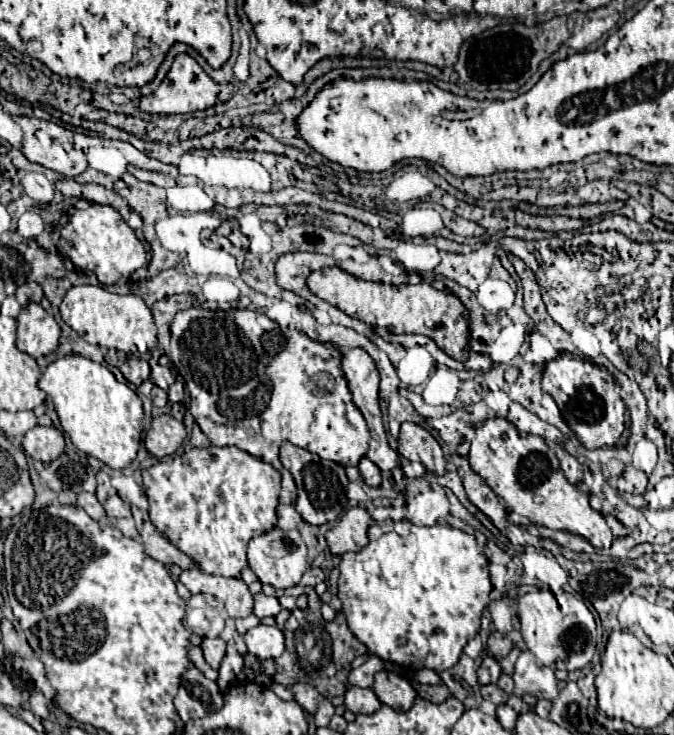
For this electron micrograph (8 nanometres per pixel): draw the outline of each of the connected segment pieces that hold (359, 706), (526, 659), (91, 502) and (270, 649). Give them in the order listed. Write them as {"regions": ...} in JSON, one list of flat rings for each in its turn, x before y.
{"regions":[[[351,686,345,692,345,708,351,710,353,714,373,714,375,710,379,710,379,706,381,706,379,698,369,688,363,690,363,688]],[[529,650,521,652,521,656,517,658,513,680,515,680,517,696,531,694,535,698,553,700,559,694,557,678,555,678,553,670,547,666,539,666,535,662,535,656]],[[81,492,81,494,77,496,77,506,81,506,93,520,101,520,101,518,105,518,105,510,103,510,101,502,95,498,95,494]],[[263,626,247,630,245,644,251,654,255,654,259,660,267,658,279,658,285,650,285,636,277,626]]]}

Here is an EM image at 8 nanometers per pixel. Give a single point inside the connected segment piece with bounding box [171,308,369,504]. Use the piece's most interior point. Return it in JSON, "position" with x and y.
{"position":[242,394]}

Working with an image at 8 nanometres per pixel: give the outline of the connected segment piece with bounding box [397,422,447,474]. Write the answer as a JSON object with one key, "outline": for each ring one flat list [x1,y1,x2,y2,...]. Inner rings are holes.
{"outline":[[405,422,399,434,397,452,407,460,419,460,429,472,443,474,445,472,445,456,437,440,421,426,413,422]]}

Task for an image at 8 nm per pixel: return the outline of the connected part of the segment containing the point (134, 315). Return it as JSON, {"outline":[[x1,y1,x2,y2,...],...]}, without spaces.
{"outline":[[73,286,61,302,61,318,85,342,121,352,147,352,157,342,157,328,151,310,135,294,111,294,101,286]]}

